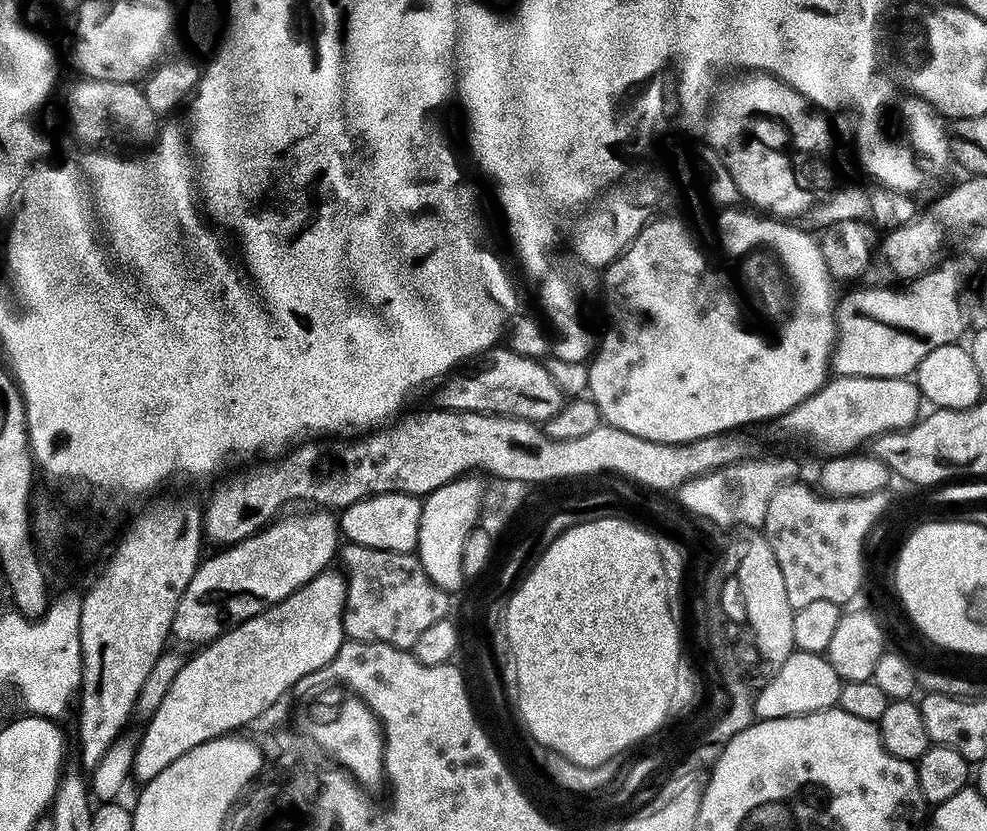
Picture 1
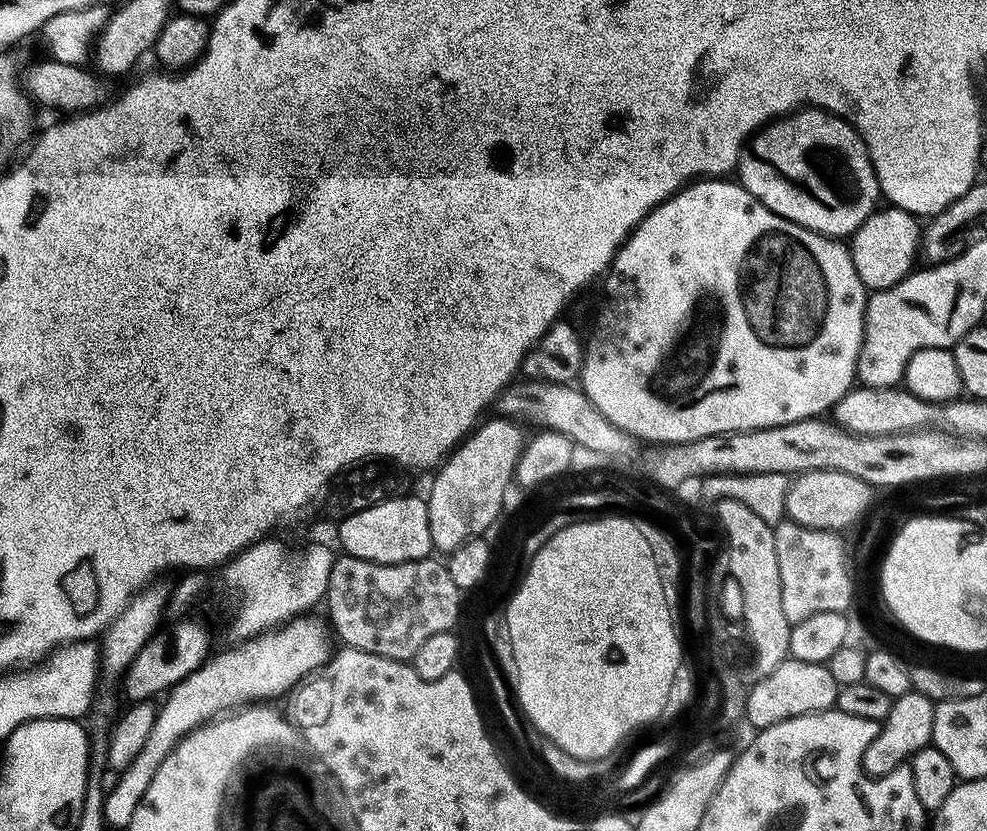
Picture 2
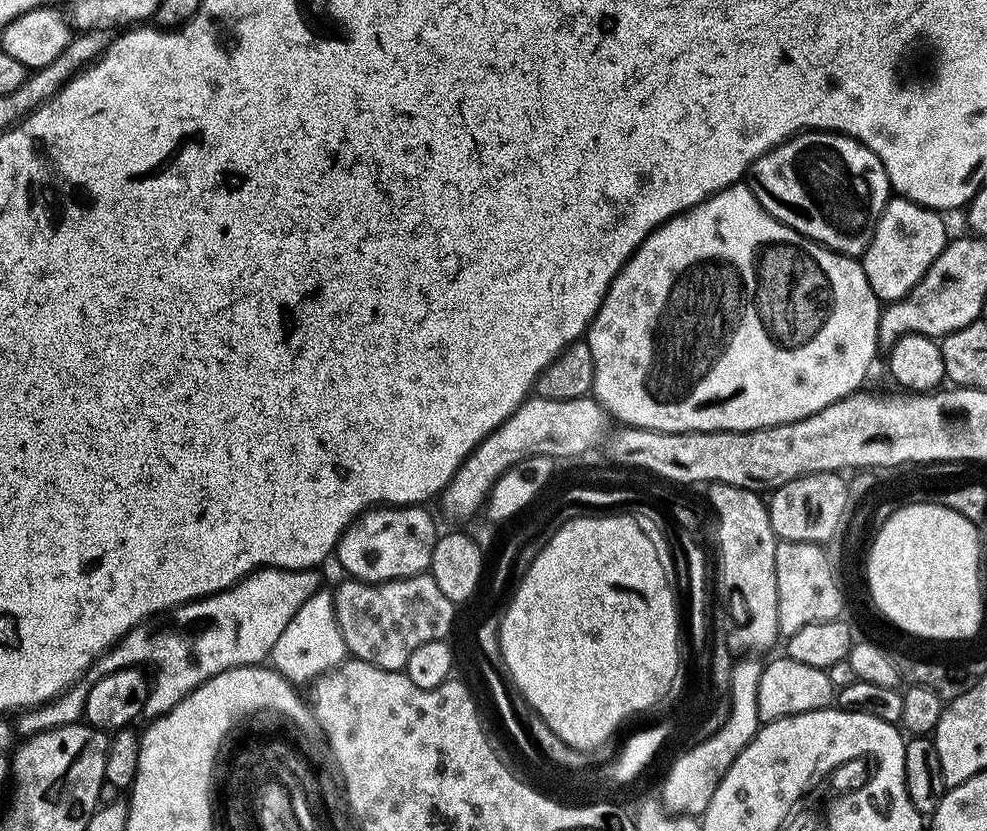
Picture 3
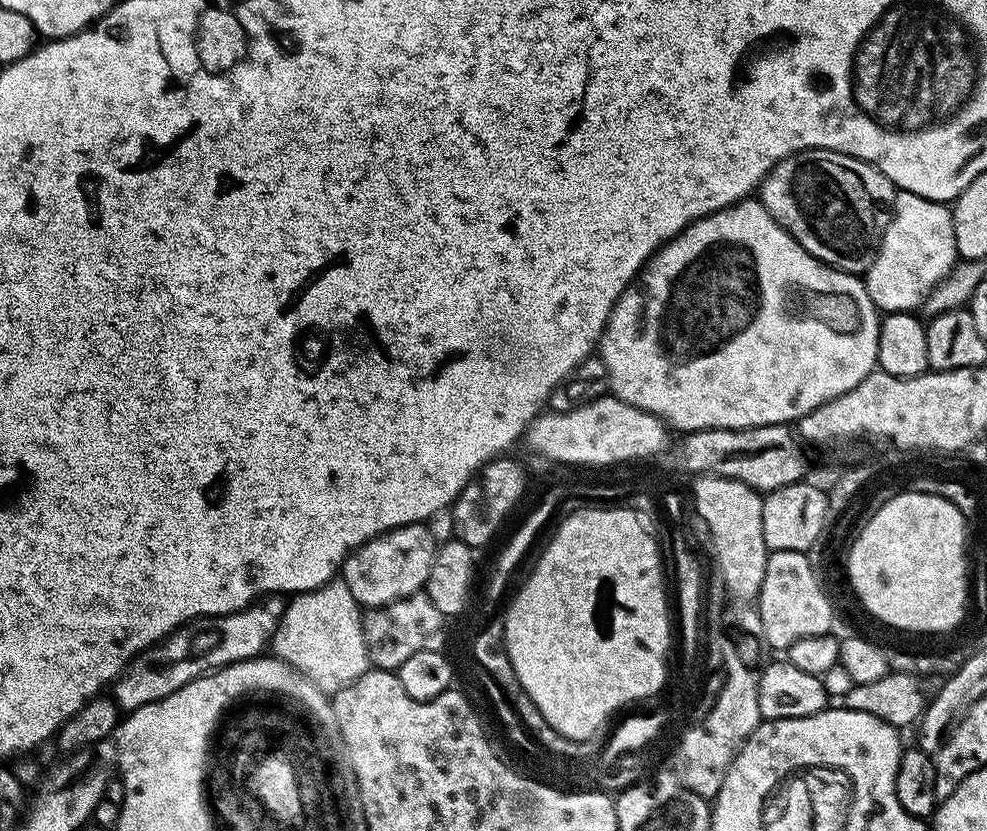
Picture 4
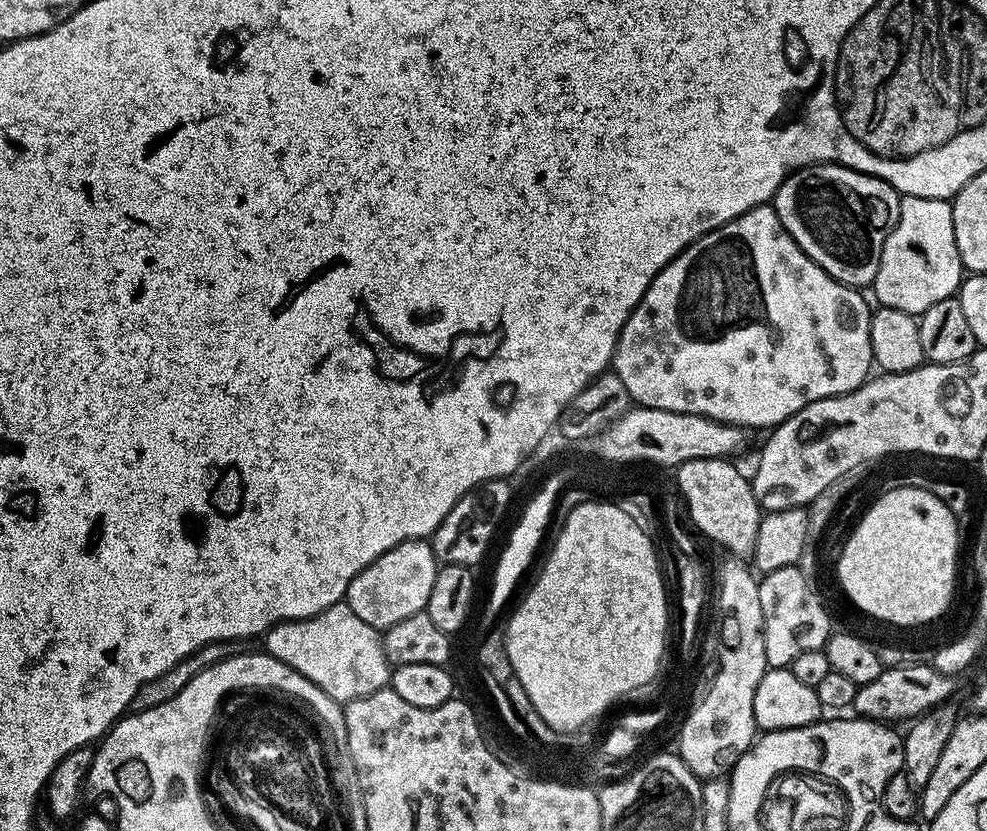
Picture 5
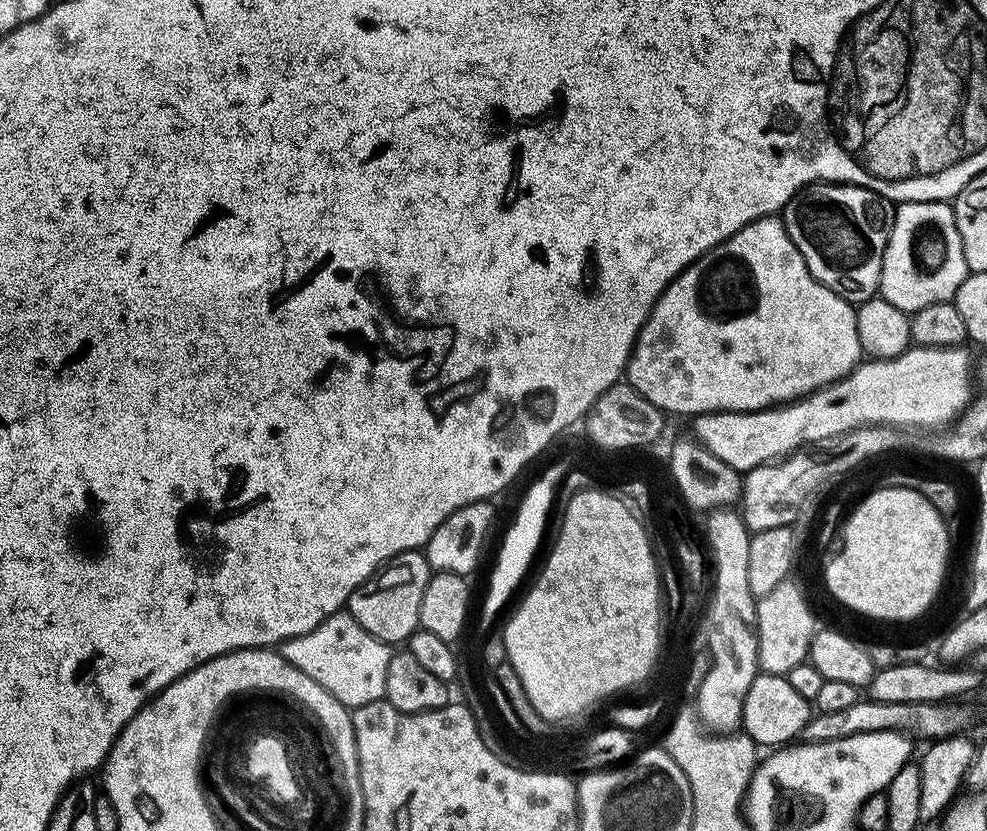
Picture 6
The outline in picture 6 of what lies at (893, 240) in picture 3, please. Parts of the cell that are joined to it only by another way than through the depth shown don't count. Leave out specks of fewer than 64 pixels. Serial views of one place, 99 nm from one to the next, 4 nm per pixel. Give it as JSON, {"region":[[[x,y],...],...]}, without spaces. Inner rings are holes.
{"region":[[[909,200],[895,209],[880,275],[879,295],[883,300],[911,314],[922,310],[922,306],[952,300],[968,275],[962,234],[958,234],[956,210],[951,203]]]}

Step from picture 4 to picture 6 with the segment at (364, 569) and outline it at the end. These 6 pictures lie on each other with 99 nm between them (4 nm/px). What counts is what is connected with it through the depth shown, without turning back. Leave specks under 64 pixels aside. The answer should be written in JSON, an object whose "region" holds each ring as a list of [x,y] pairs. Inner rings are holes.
{"region":[[[423,551],[403,552],[389,560],[380,571],[366,581],[348,599],[347,612],[374,638],[389,646],[400,646],[408,637],[421,627],[419,610],[422,598],[426,593],[428,580],[433,576],[434,569],[428,565],[427,555]]]}

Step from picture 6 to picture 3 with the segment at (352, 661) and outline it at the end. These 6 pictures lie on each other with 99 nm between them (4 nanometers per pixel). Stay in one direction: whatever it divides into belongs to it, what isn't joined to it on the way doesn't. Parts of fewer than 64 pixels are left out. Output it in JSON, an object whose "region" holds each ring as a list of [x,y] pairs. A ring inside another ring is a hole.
{"region":[[[317,590],[313,596],[306,598],[306,602],[302,602],[302,606],[298,606],[298,614],[290,618],[286,630],[282,630],[278,642],[274,642],[274,650],[270,657],[271,667],[281,672],[293,686],[308,683],[311,685],[324,673],[338,667],[346,658],[344,639],[338,626],[332,592],[324,591]]]}

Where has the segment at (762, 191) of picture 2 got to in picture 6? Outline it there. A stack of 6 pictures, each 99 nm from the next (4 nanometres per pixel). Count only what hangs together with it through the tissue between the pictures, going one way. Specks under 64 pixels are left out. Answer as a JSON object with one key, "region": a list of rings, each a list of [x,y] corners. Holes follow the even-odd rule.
{"region":[[[821,182],[803,188],[786,205],[782,219],[794,246],[798,246],[810,274],[814,274],[814,278],[822,282],[822,286],[834,290],[834,294],[838,294],[849,304],[859,306],[879,293],[882,262],[888,245],[888,234],[892,230],[893,215],[893,201],[887,200],[885,196],[879,196],[874,190],[853,184]]]}

